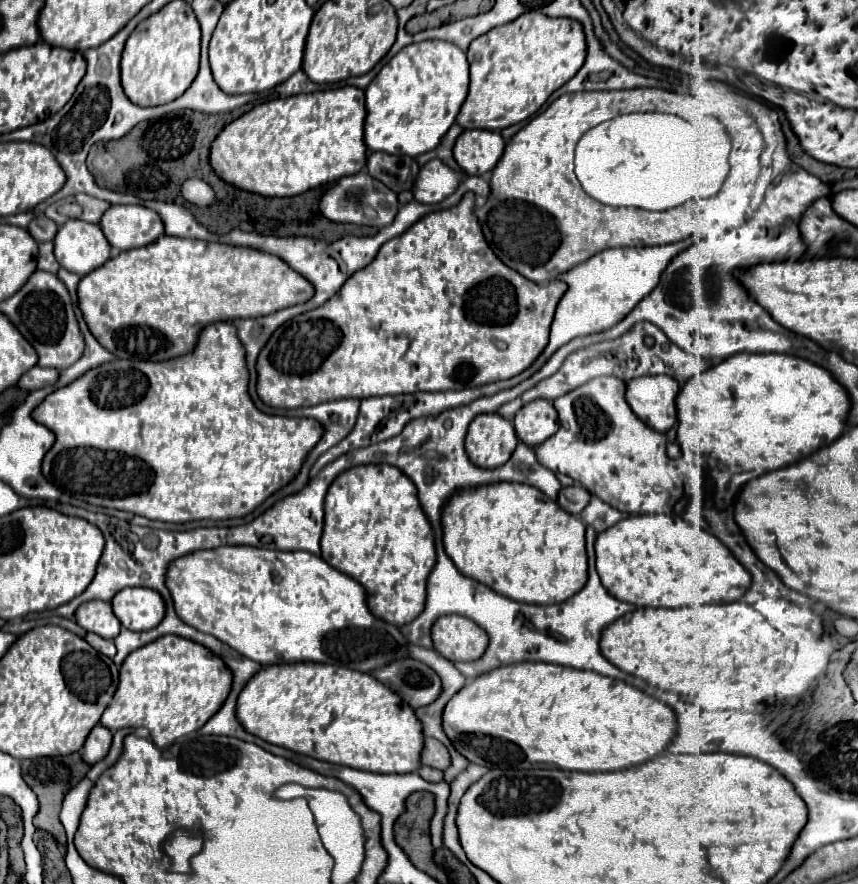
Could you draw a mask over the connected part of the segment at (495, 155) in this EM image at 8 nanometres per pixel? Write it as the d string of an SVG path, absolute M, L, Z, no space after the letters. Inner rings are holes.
M465 130L453 148L455 160L469 176L481 176L495 168L503 156L505 140L493 130Z

